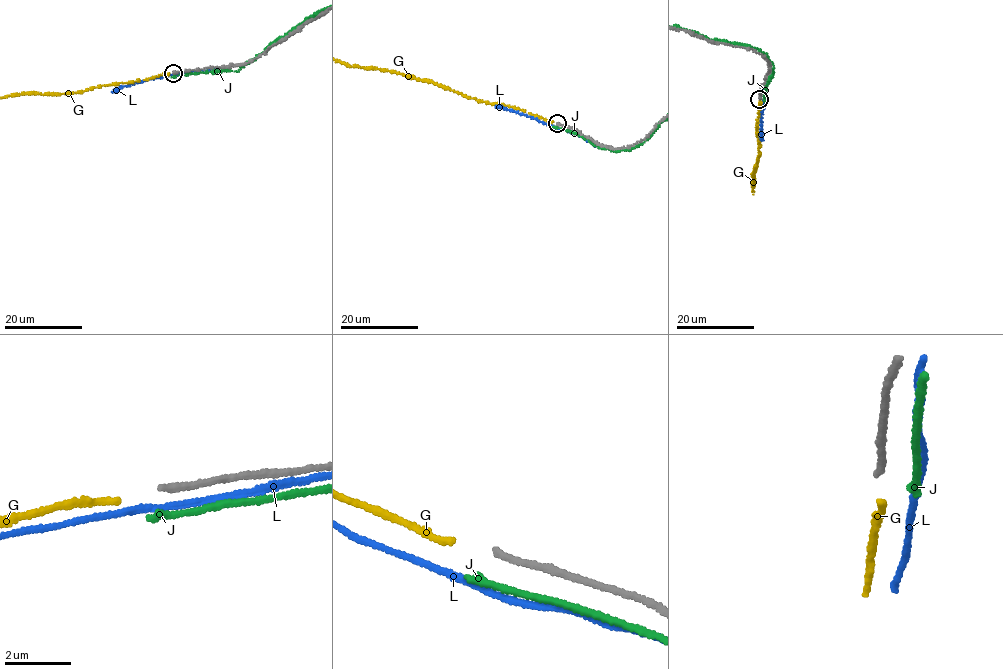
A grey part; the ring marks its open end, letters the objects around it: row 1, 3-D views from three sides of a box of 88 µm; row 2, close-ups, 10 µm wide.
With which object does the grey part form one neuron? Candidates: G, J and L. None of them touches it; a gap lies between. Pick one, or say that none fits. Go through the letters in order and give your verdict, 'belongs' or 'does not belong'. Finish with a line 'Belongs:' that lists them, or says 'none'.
G: belongs
J: does not belong
L: does not belong
Belongs: G

